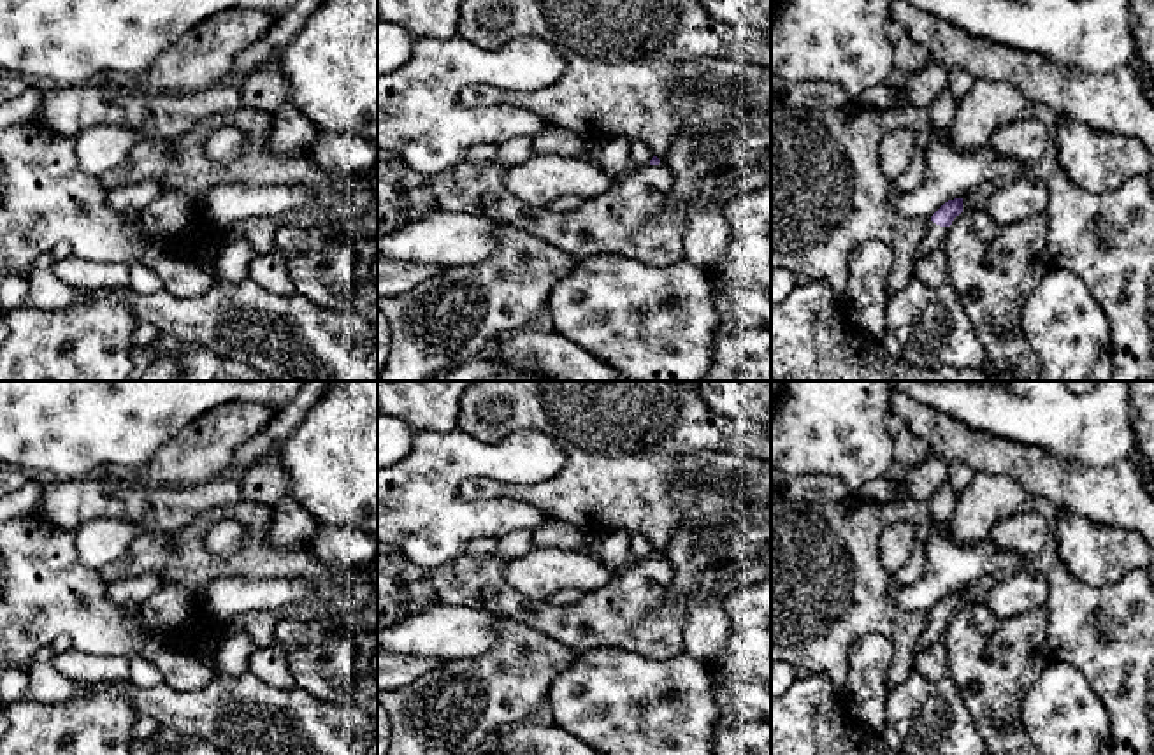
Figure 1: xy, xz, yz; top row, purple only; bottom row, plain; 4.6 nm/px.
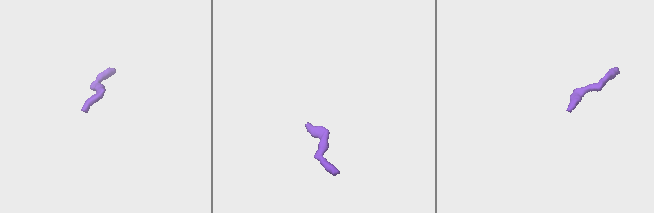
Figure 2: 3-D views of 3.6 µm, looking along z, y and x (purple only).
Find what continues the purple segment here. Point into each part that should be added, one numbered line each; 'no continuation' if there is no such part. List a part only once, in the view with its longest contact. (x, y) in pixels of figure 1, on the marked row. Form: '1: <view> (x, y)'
1: yz (935, 234)

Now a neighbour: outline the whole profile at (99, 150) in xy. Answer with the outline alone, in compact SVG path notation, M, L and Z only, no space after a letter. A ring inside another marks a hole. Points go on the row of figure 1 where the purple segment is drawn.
M98 125L84 130L76 140L76 156L90 176L100 179L119 167L141 142L142 137L135 128Z

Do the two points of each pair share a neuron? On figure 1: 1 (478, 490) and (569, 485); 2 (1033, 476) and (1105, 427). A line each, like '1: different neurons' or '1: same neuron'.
1: same neuron
2: different neurons

